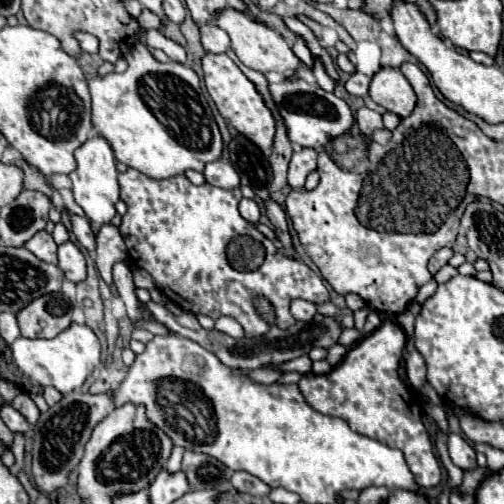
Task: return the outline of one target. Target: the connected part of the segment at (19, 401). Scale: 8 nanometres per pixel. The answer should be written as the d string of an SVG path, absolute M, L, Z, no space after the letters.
M19 393L15 399L13 399L13 405L27 417L27 421L31 425L35 425L35 421L39 419L39 407L35 405L35 401L31 399L29 393Z

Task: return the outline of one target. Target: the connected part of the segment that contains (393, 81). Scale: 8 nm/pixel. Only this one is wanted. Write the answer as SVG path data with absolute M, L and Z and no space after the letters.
M383 67L379 73L373 75L369 95L375 103L379 103L391 113L397 113L401 119L415 109L417 101L411 83L399 69L393 67Z

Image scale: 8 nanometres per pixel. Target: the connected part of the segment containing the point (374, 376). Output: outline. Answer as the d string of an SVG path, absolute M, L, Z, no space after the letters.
M385 321L371 335L363 337L357 343L359 347L353 347L353 351L359 353L349 353L343 359L343 367L333 367L331 373L325 375L307 373L299 379L297 387L315 411L341 417L353 431L401 449L417 483L421 487L435 487L441 481L439 461L435 459L431 437L421 421L421 411L419 417L413 417L413 395L397 373L405 341L405 331L397 323Z

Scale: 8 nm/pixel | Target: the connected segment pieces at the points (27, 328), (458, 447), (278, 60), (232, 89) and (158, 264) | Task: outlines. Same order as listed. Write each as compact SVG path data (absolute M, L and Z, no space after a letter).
M47 293L17 313L23 337L51 339L71 325L69 301L63 293Z
M449 433L449 455L451 455L451 461L463 469L463 471L473 471L477 467L477 461L475 461L475 451L473 447L459 435L453 435Z
M225 9L223 13L219 13L215 17L213 23L227 31L227 35L231 37L231 47L237 53L237 57L243 61L243 65L247 65L247 67L251 67L255 71L261 71L261 73L293 71L293 77L297 77L299 69L305 69L303 61L293 53L291 45L287 43L287 39L281 33L277 33L275 29L251 19L249 15L237 13L233 9Z
M205 53L201 61L203 61L203 73L205 73L205 87L211 99L215 101L219 113L223 115L223 119L227 119L229 125L237 133L243 133L243 137L247 137L253 145L259 145L263 153L271 155L273 139L275 139L275 119L269 107L265 105L265 99L257 91L257 87L245 77L245 73L225 53L221 55Z
M137 169L119 173L119 185L121 199L129 207L119 225L129 257L137 267L145 269L163 295L181 305L183 311L209 315L211 319L229 315L241 323L245 337L261 337L269 331L269 325L251 307L253 295L259 293L271 303L277 303L279 329L289 329L295 323L289 313L291 299L301 297L311 303L329 299L321 277L299 259L285 257L285 267L265 263L255 273L239 273L237 269L231 269L227 261L227 241L239 237L239 233L249 233L251 229L251 223L237 211L241 201L239 189L221 189L209 183L197 187L185 175L157 181Z

